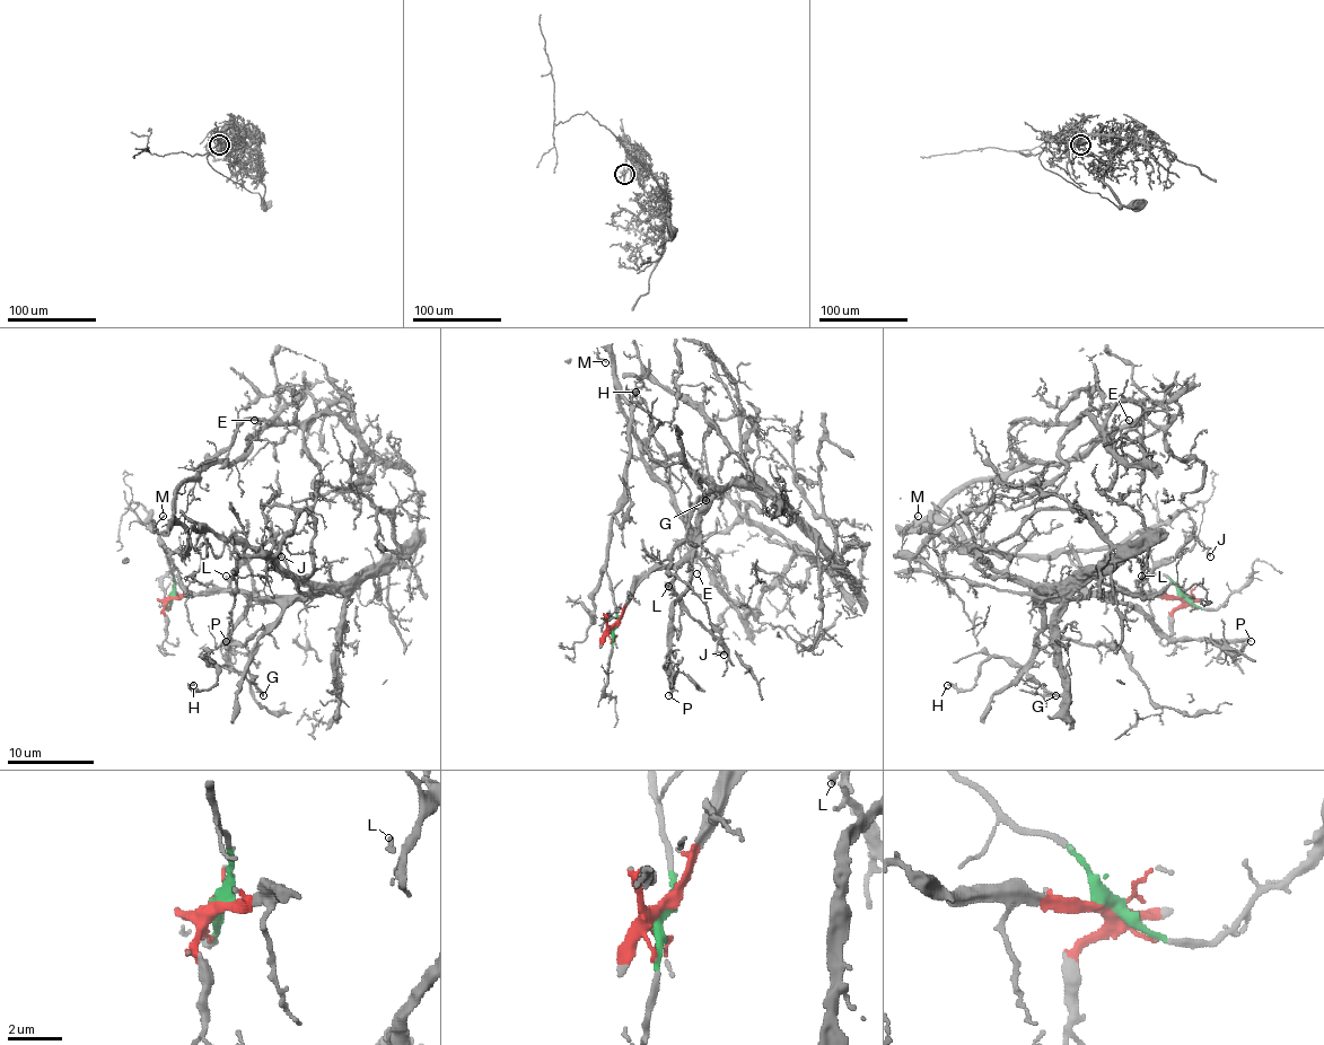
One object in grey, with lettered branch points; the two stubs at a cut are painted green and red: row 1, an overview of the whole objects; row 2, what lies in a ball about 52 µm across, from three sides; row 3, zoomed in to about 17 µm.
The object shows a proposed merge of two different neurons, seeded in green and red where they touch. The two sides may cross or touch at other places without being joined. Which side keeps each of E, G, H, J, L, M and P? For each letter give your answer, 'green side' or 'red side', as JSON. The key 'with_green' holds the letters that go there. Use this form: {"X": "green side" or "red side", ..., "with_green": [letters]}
{"E": "green side", "G": "red side", "H": "red side", "J": "red side", "L": "red side", "M": "green side", "P": "red side", "with_green": ["E", "M"]}

